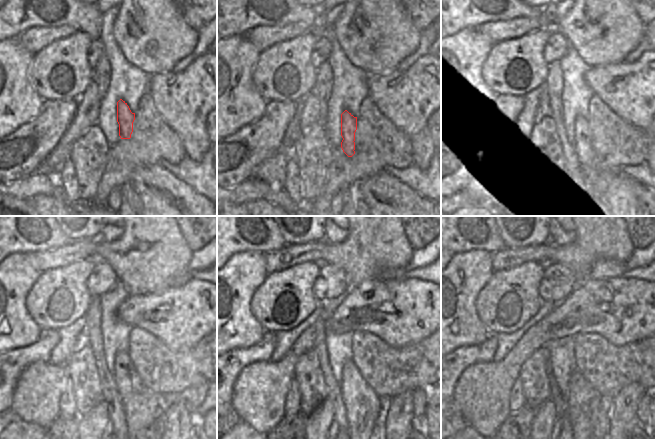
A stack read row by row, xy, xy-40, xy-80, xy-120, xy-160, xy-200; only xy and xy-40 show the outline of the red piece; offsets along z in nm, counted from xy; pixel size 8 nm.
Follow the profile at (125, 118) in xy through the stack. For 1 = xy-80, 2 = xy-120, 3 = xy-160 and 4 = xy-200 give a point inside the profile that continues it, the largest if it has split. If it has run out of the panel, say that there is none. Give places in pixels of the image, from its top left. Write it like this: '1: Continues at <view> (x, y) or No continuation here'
1: Continues at xy-80 (578, 134)
2: Continues at xy-120 (142, 407)
3: Continues at xy-160 (364, 409)
4: Continues at xy-200 (582, 400).

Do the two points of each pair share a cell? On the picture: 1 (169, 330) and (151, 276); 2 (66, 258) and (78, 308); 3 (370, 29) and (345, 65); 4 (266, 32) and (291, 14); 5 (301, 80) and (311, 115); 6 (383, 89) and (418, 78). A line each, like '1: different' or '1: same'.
1: different
2: different
3: different
4: different
5: different
6: same

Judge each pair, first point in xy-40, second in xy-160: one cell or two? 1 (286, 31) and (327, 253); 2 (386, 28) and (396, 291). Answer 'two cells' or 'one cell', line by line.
1: one cell
2: two cells

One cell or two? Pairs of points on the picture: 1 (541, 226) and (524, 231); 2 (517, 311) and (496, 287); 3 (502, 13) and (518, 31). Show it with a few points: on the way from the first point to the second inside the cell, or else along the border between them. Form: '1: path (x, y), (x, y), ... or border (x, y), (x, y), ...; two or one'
1: path (533, 232), (522, 241), (518, 239); one
2: path (511, 305), (501, 297), (501, 293); one
3: border (531, 16), (490, 20), (485, 23); two

